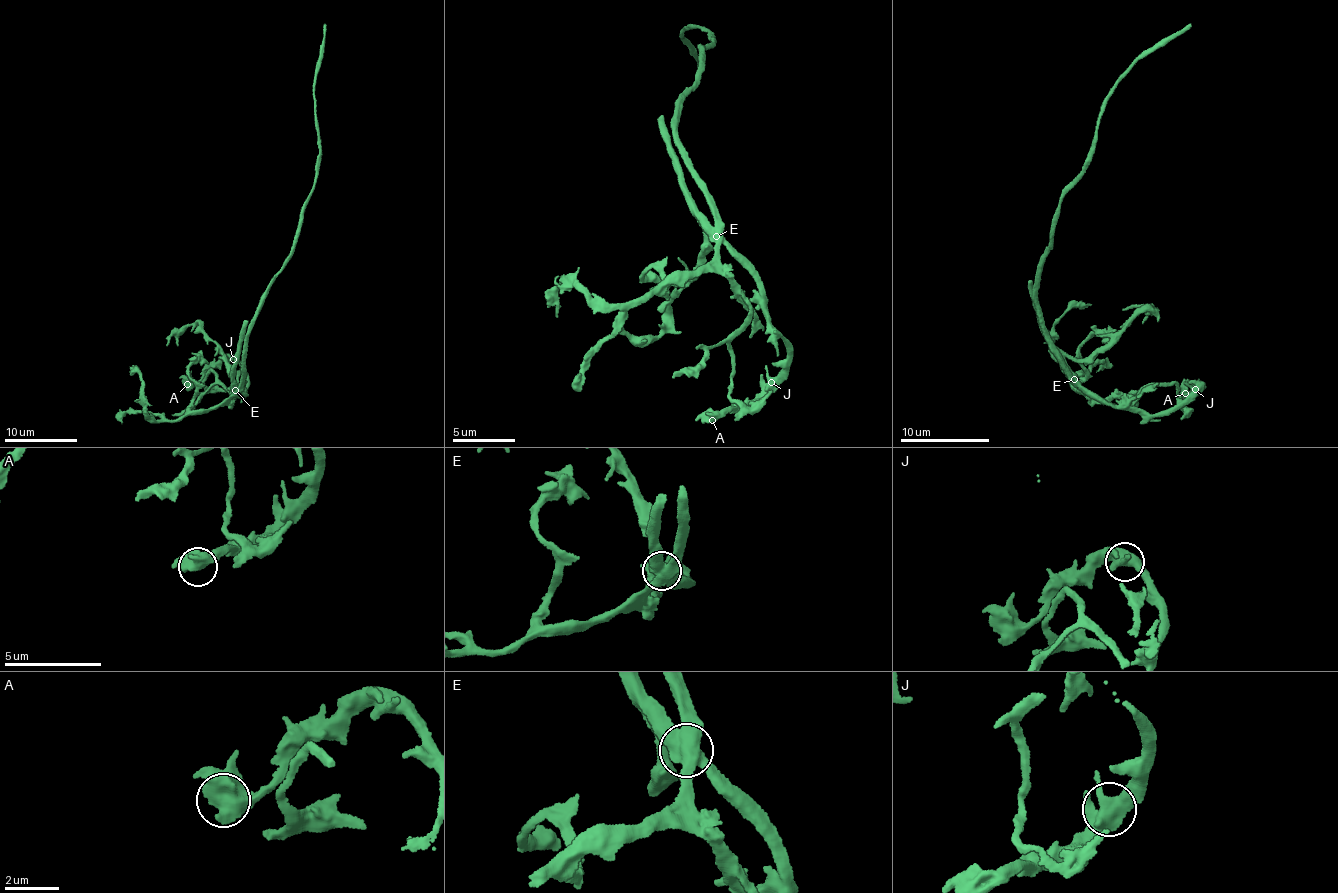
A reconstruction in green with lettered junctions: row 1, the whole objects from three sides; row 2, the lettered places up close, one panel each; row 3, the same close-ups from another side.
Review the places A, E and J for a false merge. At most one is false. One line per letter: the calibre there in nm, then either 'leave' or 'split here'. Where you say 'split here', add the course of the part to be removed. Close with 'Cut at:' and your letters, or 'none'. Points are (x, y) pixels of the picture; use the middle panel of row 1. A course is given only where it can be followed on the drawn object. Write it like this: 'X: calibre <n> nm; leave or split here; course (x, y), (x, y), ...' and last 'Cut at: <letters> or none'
A: calibre 550 nm; leave
E: calibre 550 nm; split here; course (715, 235), (751, 273), (759, 286), (759, 306), (787, 350), (783, 376), (762, 398), (725, 414), (695, 418)
J: calibre 500 nm; leave
Cut at: E

